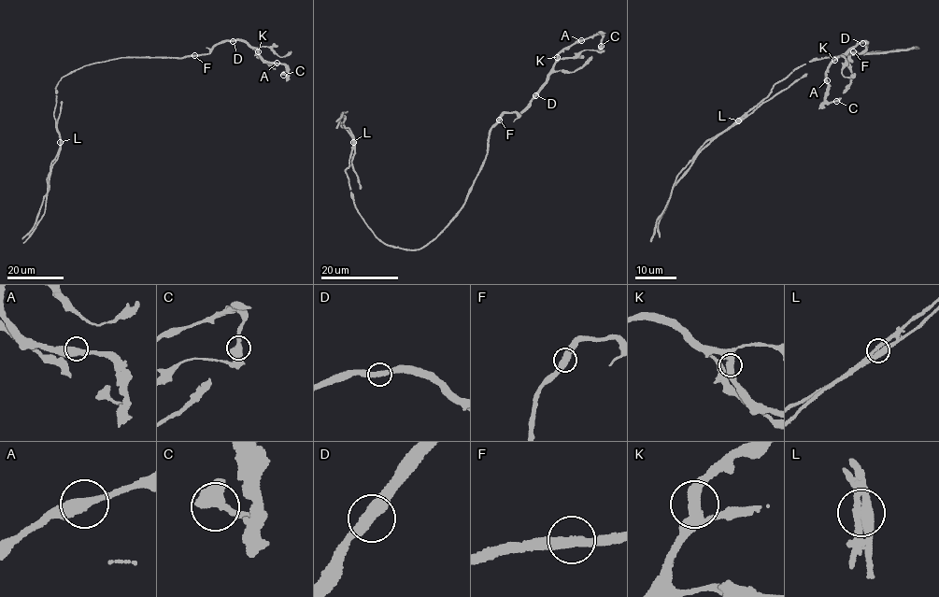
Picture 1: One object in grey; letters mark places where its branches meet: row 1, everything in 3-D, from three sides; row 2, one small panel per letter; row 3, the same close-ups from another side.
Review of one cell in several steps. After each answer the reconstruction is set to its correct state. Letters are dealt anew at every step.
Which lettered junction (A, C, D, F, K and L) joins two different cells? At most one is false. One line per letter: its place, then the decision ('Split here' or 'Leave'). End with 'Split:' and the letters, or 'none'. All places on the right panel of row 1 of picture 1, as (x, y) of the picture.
A: Place: (827, 80). Leave
C: Place: (836, 101). Leave
D: Place: (862, 43). Leave
F: Place: (853, 51). Leave
K: Place: (834, 60). Leave
L: Place: (738, 120). Split here
Split: L

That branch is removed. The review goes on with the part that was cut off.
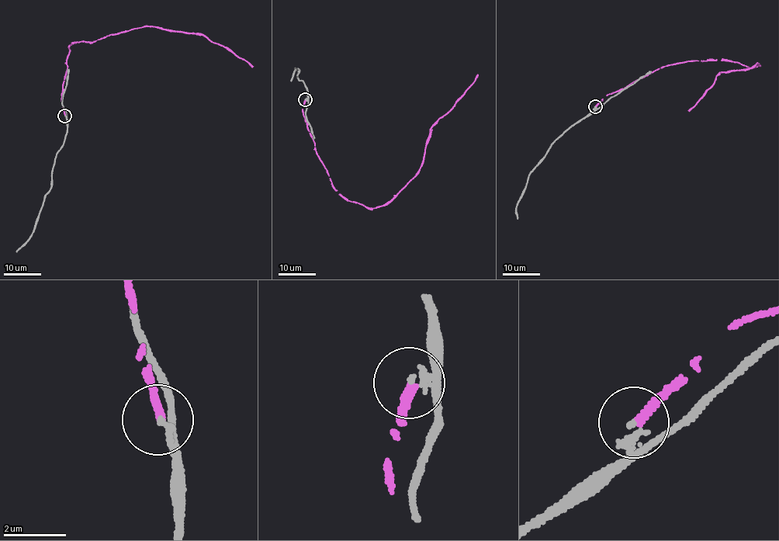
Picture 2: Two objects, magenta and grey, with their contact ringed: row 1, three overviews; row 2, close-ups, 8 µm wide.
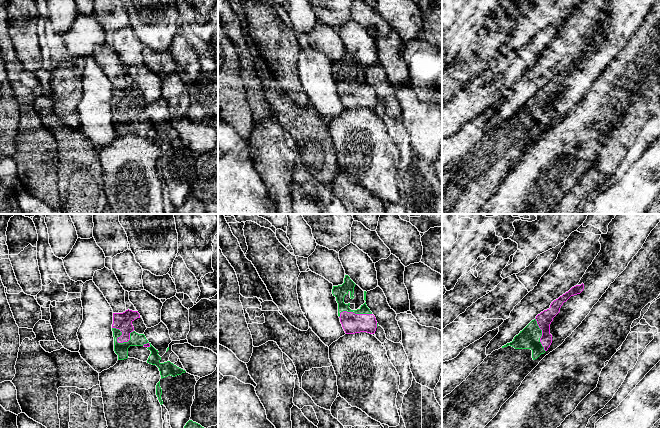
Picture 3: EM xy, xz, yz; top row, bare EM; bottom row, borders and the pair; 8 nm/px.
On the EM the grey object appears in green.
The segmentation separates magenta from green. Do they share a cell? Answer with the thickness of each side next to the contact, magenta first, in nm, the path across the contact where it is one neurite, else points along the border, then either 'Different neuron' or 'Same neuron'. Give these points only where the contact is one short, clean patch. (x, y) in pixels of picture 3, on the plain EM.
Thickness 140 nm (magenta) against 110 nm. Boundary: xy (112, 103), (121, 108), (118, 118), (130, 115). Different neuron

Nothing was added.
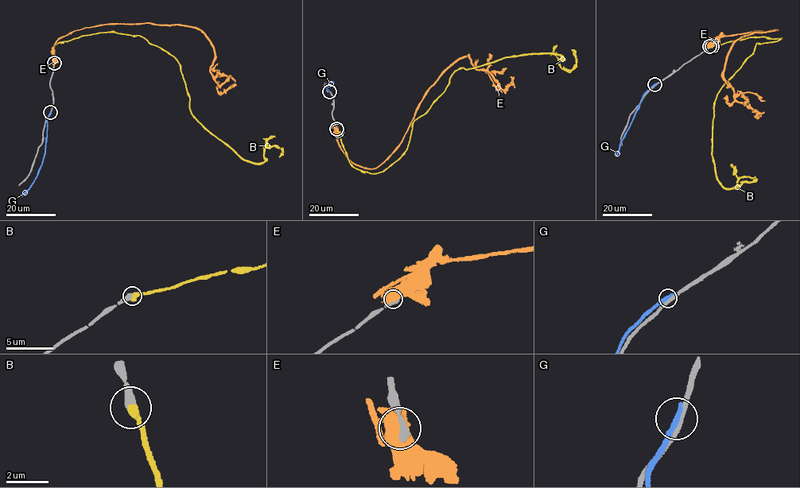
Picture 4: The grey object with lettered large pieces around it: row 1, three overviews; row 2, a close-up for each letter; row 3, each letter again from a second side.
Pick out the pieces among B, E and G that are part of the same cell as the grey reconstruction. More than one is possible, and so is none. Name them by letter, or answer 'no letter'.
B

